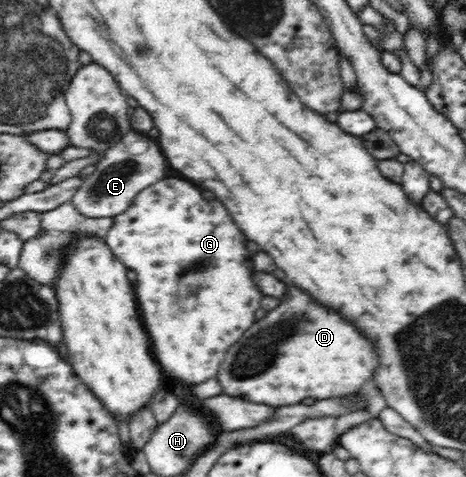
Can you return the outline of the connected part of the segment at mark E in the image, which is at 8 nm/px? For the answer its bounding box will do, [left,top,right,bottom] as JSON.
[69,130,168,218]

